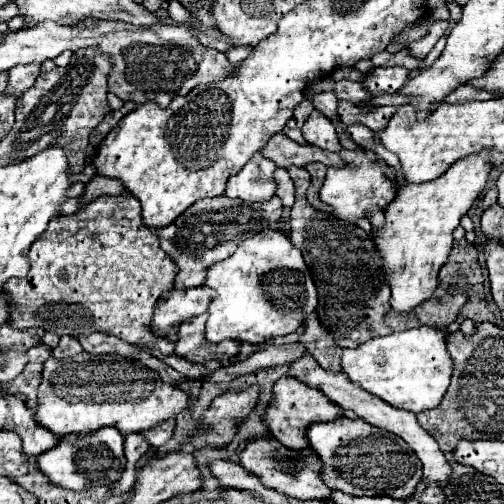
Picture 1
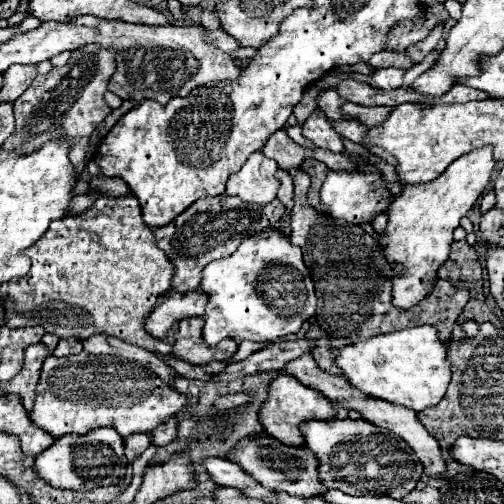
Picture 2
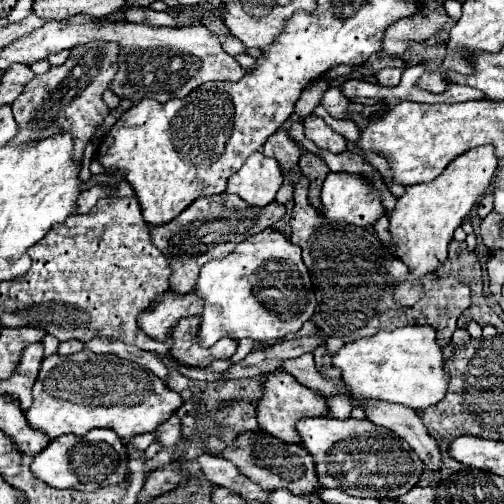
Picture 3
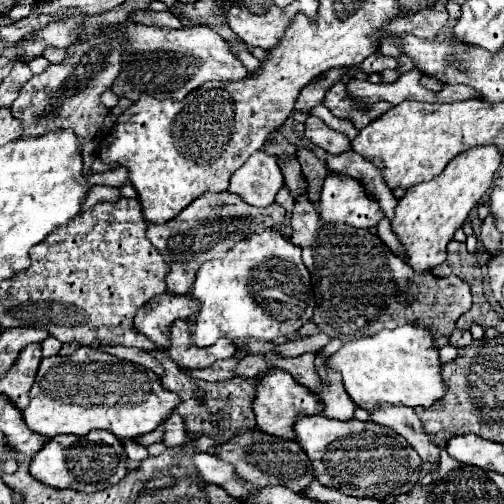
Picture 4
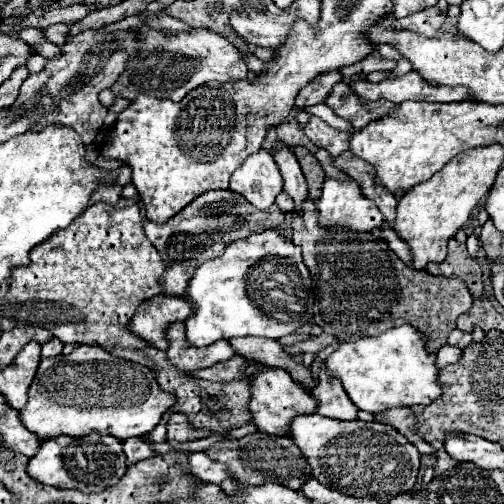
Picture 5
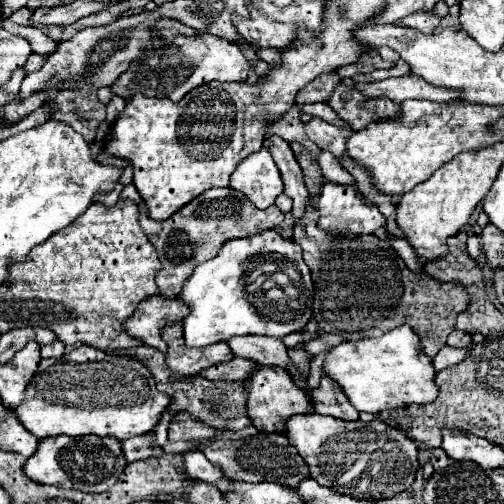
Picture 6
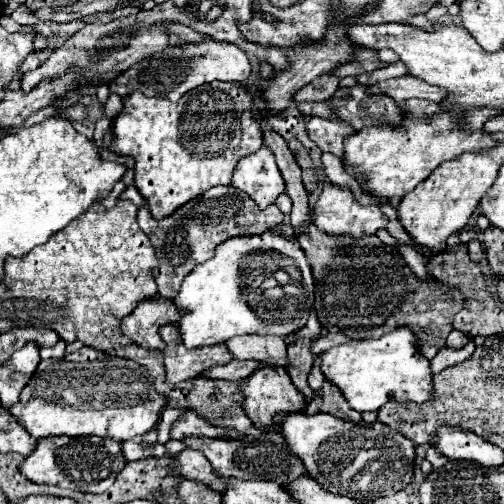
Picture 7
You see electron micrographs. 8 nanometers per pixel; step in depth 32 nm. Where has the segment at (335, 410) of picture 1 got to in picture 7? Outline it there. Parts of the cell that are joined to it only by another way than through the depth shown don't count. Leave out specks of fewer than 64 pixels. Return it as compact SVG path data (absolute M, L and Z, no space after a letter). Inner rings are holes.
M262 366L252 376L248 376L246 384L244 382L238 382L238 384L240 384L240 390L244 394L242 410L254 422L256 428L272 428L272 424L274 424L272 416L276 412L300 412L306 408L304 396L290 382L290 376L288 376L286 368L282 368L282 366L278 366L278 372L274 366Z

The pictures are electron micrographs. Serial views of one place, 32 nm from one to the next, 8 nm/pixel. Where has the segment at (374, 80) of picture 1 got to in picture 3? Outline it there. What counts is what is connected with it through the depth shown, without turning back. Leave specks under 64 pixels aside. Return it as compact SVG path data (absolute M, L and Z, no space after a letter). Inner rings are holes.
M386 68L386 70L380 70L376 74L376 80L382 86L394 86L394 84L400 82L400 76L402 76L402 70L400 68Z

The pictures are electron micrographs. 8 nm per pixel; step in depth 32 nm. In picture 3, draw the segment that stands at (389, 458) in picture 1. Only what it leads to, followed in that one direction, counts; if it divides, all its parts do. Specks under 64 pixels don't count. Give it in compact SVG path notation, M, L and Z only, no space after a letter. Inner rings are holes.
M328 416L302 418L296 424L300 444L312 452L320 486L338 488L350 496L398 498L412 490L424 470L422 460L404 438L372 424L370 420L334 420Z

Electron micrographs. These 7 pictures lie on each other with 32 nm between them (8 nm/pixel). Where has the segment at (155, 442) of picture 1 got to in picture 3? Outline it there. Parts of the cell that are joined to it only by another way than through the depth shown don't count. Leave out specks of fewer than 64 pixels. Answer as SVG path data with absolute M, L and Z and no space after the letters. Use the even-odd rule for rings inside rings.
M172 414L160 428L158 428L158 442L162 446L174 446L178 442L182 442L184 436L182 436L182 424L180 424L180 418L178 414Z

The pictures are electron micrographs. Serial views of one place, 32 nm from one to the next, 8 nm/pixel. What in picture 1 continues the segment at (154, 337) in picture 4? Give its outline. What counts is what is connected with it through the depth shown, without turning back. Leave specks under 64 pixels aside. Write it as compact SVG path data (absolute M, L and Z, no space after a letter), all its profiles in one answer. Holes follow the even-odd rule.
M200 286L200 288L192 288L188 292L176 292L170 290L166 292L166 298L160 298L156 304L156 312L152 316L152 332L156 336L170 336L172 330L172 338L180 326L180 322L192 318L192 316L200 316L206 312L208 302L212 300L214 292Z

